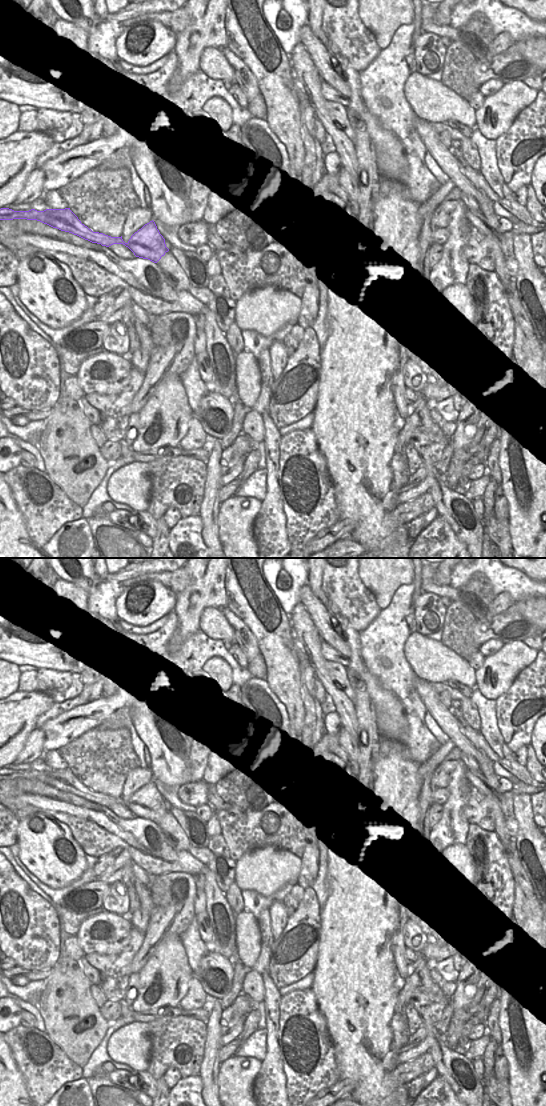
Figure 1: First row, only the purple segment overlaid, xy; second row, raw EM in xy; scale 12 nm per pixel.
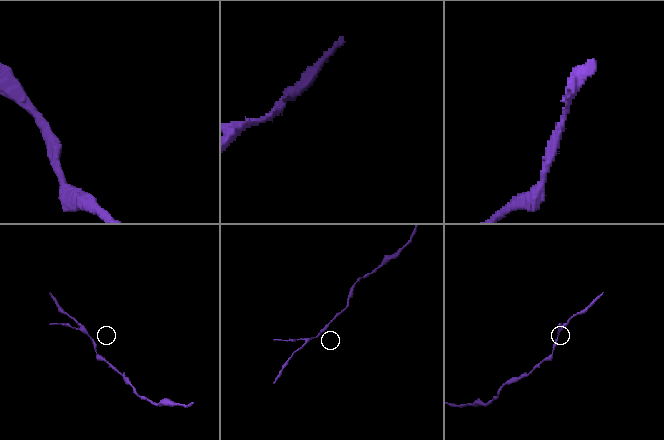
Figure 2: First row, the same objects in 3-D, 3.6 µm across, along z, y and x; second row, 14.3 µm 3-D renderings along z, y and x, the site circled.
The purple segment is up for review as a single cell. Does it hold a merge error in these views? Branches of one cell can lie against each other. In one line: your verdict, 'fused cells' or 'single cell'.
single cell

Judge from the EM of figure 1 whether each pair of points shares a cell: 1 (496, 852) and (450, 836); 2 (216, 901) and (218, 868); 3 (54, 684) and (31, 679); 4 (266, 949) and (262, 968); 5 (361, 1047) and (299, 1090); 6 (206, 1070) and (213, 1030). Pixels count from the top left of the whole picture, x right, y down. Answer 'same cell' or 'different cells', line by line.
1: different cells
2: different cells
3: different cells
4: same cell
5: different cells
6: same cell

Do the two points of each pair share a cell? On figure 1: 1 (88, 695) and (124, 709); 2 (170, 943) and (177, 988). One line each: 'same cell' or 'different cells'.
1: different cells
2: same cell

